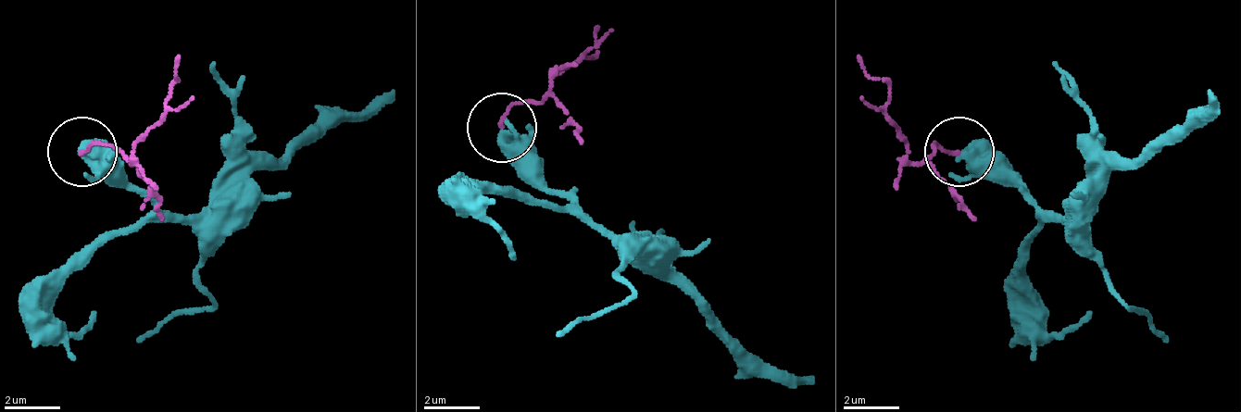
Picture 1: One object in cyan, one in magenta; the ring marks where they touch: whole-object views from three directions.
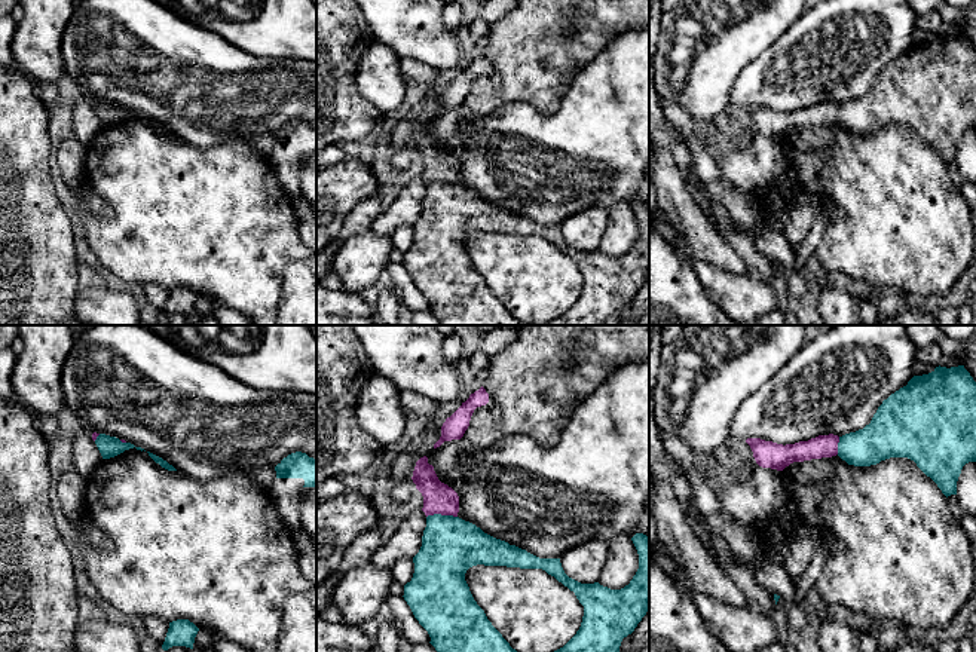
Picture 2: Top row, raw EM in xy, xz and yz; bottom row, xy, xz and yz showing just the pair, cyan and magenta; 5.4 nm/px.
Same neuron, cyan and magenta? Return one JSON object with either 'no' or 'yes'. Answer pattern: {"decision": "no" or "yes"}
{"decision": "yes"}

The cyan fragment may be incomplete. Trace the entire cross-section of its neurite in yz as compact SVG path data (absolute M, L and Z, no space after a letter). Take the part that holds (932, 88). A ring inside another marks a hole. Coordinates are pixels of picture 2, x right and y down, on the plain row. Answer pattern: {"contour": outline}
{"contour": "M964 33L958 34L936 34L931 40L914 43L906 53L891 61L878 74L869 92L856 100L842 104L829 101L819 102L808 108L795 111L777 111L761 105L747 105L746 110L753 119L756 131L762 135L783 138L793 129L839 123L848 132L871 134L890 125L908 125L930 144L942 160L948 165L957 162L957 149L961 137L969 129L976 129L976 49Z"}

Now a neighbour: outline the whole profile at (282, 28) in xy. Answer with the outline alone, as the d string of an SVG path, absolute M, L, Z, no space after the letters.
M261 0L260 6L248 21L223 19L214 13L187 18L253 56L316 62L316 3Z

